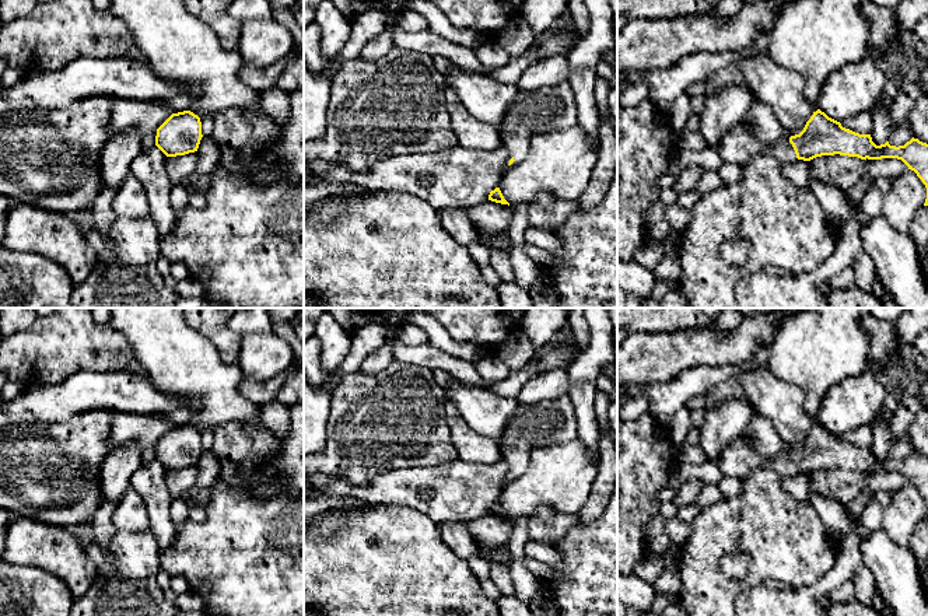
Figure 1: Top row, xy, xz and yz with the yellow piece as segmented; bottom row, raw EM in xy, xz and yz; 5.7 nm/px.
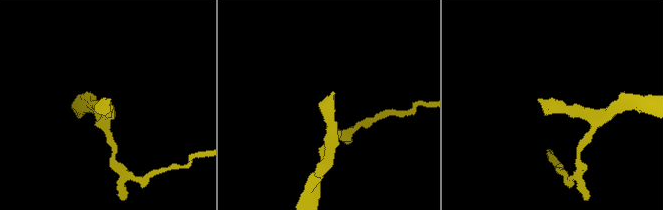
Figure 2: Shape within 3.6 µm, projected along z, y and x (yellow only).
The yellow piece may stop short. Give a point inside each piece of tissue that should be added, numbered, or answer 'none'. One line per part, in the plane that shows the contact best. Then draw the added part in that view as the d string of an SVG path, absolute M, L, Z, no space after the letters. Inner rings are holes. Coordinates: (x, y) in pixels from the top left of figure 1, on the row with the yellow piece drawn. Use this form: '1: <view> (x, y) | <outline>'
1: yz (739, 143) | M742 122L731 129L717 144L717 153L726 164L743 165L756 154L767 154L775 157L781 164L795 162L796 154L789 141L778 143L773 147L766 146L752 133L747 122Z

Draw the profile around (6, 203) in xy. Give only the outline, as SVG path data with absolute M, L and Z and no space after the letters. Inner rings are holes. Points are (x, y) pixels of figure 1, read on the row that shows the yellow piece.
M0 196L0 246L6 234L6 218L14 200L7 196Z

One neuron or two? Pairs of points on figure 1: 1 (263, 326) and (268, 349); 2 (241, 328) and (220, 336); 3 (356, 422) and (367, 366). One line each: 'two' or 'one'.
1: two
2: two
3: two

